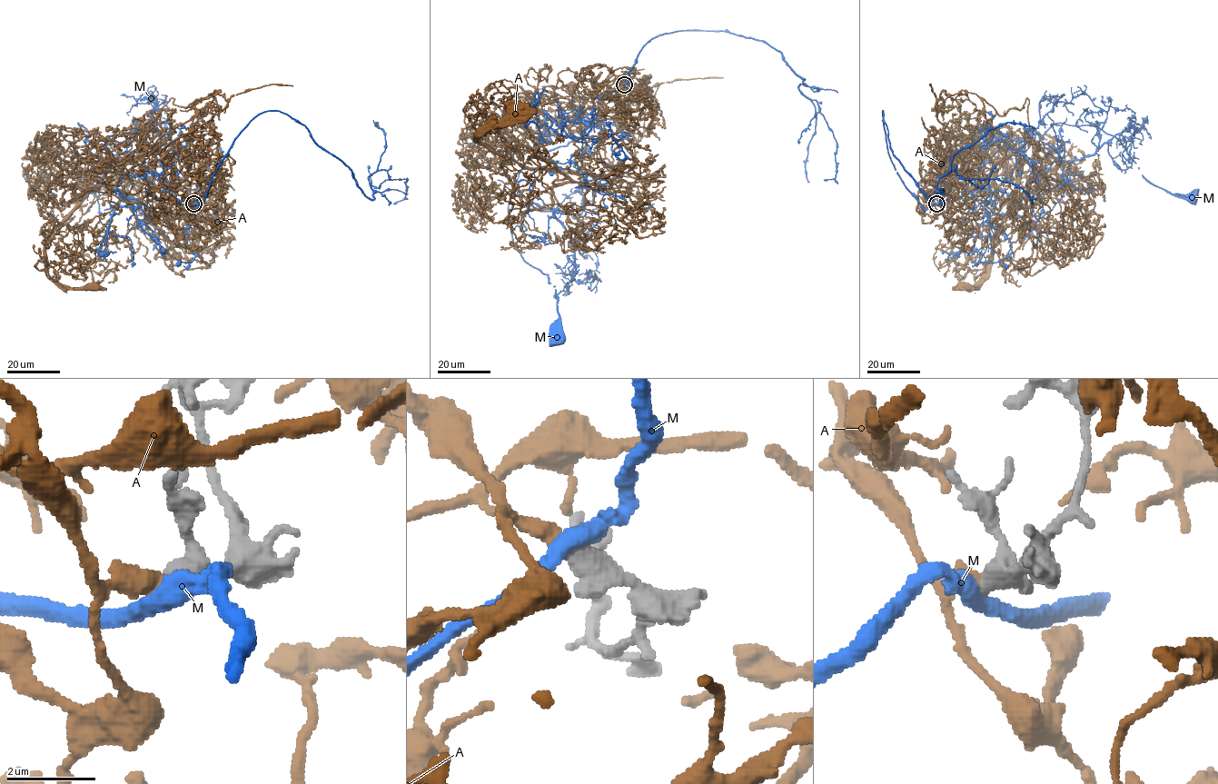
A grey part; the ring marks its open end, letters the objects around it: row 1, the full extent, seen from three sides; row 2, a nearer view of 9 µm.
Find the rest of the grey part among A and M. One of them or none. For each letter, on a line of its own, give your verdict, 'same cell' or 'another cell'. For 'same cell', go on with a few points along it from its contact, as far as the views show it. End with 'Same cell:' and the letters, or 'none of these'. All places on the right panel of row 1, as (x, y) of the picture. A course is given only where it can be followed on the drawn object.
A: same cell; it runs (936, 203), (929, 190), (977, 187), (1008, 148), (1023, 156), (989, 275), (976, 288), (965, 287)
M: another cell
Same cell: A

